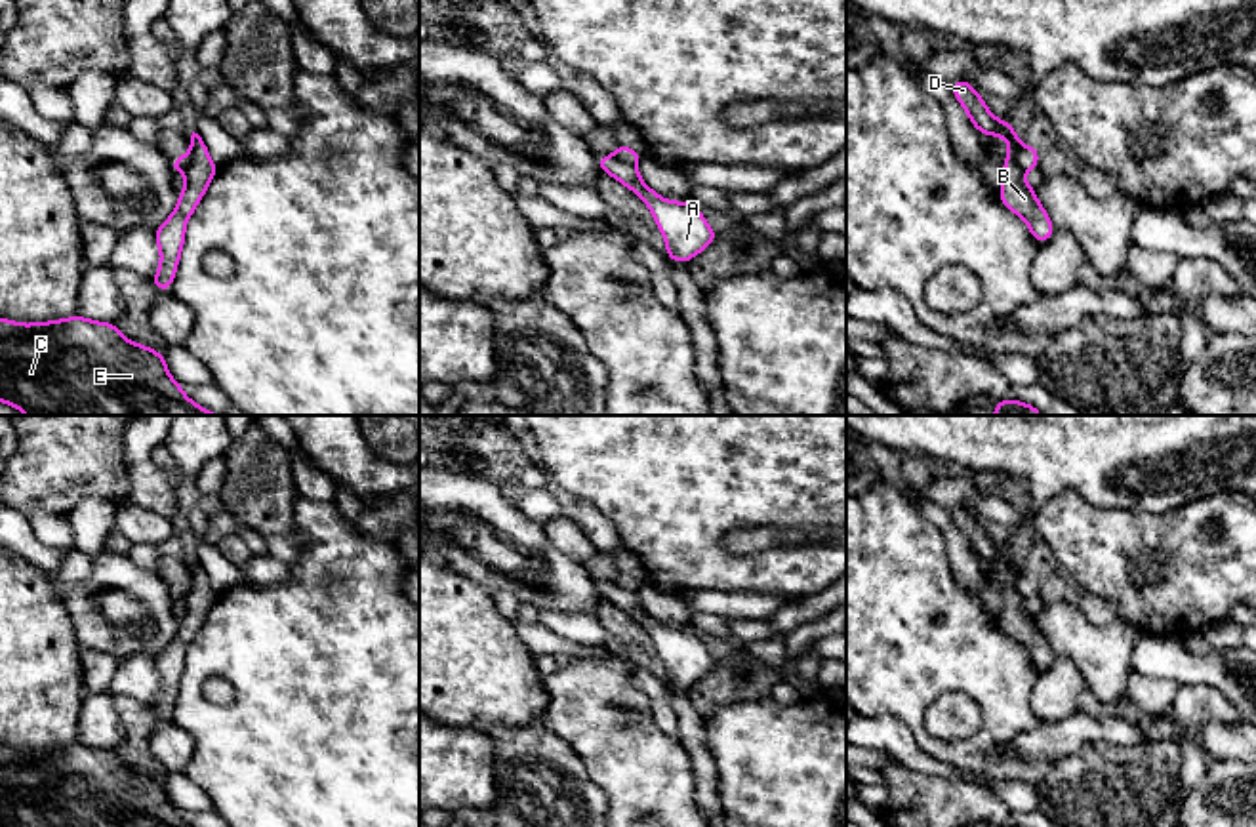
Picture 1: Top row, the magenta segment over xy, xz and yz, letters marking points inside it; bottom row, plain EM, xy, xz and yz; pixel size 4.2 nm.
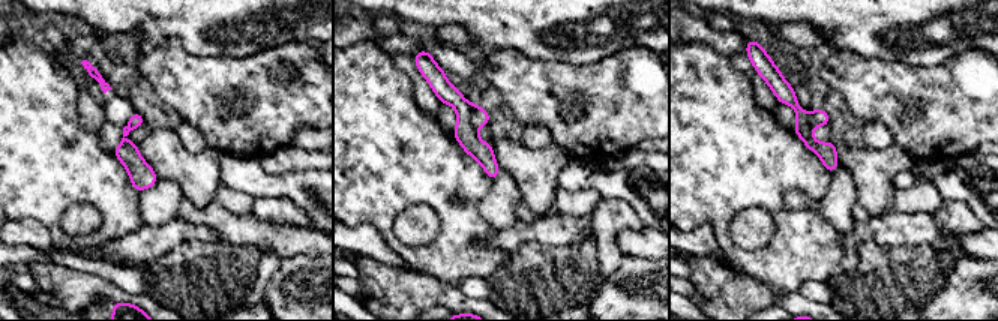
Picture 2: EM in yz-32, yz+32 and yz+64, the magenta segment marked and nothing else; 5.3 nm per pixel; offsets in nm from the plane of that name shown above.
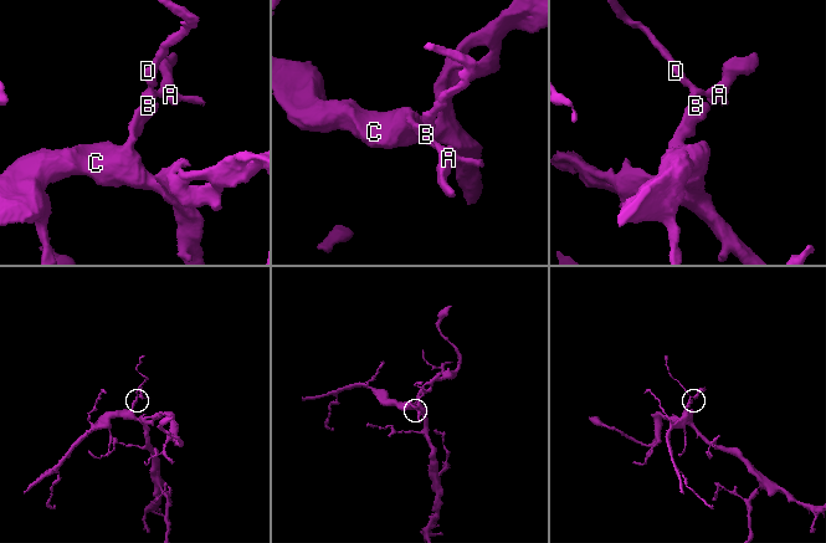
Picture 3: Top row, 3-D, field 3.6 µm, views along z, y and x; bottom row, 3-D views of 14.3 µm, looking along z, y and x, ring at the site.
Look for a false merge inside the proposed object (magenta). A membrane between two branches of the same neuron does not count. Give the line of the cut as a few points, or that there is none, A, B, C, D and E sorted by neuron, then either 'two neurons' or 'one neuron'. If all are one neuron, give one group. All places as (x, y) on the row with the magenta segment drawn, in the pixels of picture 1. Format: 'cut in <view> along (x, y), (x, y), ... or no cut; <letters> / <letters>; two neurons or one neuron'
cut in yz along (1020, 143), (1016, 164), (1024, 172); A / B C D E; two neurons

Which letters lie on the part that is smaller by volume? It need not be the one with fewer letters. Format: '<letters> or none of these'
A

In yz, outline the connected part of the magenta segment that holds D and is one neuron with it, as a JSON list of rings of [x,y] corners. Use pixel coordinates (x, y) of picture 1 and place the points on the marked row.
[[[964,78],[955,80],[949,86],[976,130],[983,135],[999,135],[1008,143],[1008,158],[1003,162],[1004,177],[999,189],[999,198],[1012,213],[1020,215],[1027,223],[1031,236],[1039,244],[1044,244],[1056,231],[1048,213],[1037,200],[1035,189],[1025,183],[1025,171],[1018,166],[1016,156],[1022,143],[1016,135],[1016,128],[1006,120],[995,118],[989,112],[987,103],[978,95],[976,88]]]

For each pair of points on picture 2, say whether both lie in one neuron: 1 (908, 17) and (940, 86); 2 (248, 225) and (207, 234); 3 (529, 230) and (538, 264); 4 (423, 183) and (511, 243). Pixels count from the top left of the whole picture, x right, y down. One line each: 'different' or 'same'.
1: different
2: different
3: different
4: different

